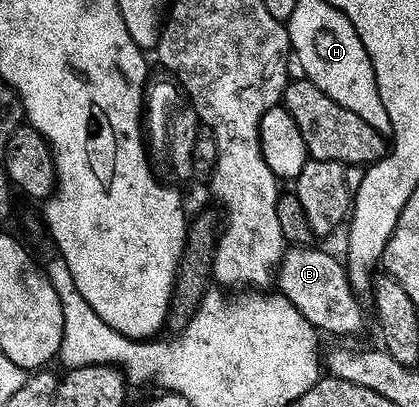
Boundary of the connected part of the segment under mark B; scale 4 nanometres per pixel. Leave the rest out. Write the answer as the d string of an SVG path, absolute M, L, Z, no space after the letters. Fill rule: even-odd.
M295 246L284 253L283 269L279 274L280 293L297 306L318 331L325 330L337 336L359 333L365 326L365 316L347 276L348 269L341 260L313 249Z

